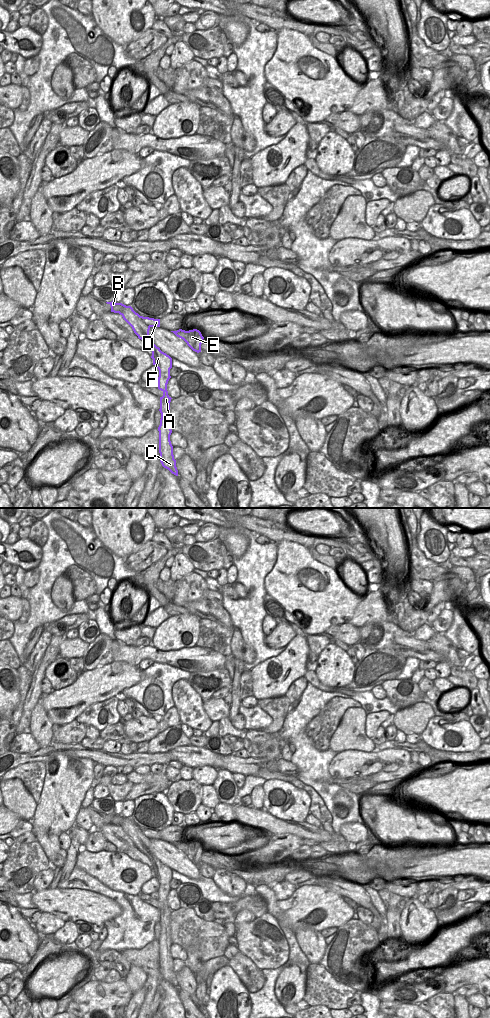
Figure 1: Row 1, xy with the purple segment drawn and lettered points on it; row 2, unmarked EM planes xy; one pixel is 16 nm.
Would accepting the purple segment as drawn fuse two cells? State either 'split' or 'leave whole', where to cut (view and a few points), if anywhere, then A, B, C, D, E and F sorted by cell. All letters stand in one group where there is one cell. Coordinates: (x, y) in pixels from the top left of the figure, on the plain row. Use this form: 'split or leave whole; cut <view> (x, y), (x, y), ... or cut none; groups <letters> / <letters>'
split; cut xy (130, 818), (124, 819), (120, 826); groups A C F / B D E

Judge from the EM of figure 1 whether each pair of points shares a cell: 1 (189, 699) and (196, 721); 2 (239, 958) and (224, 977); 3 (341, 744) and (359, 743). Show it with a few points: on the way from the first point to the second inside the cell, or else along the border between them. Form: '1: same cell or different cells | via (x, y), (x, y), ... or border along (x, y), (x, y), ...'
1: same cell | via (189, 704), (190, 710), (195, 716)
2: different cells | border along (228, 964), (245, 987)
3: same cell | via (345, 743), (355, 743)

